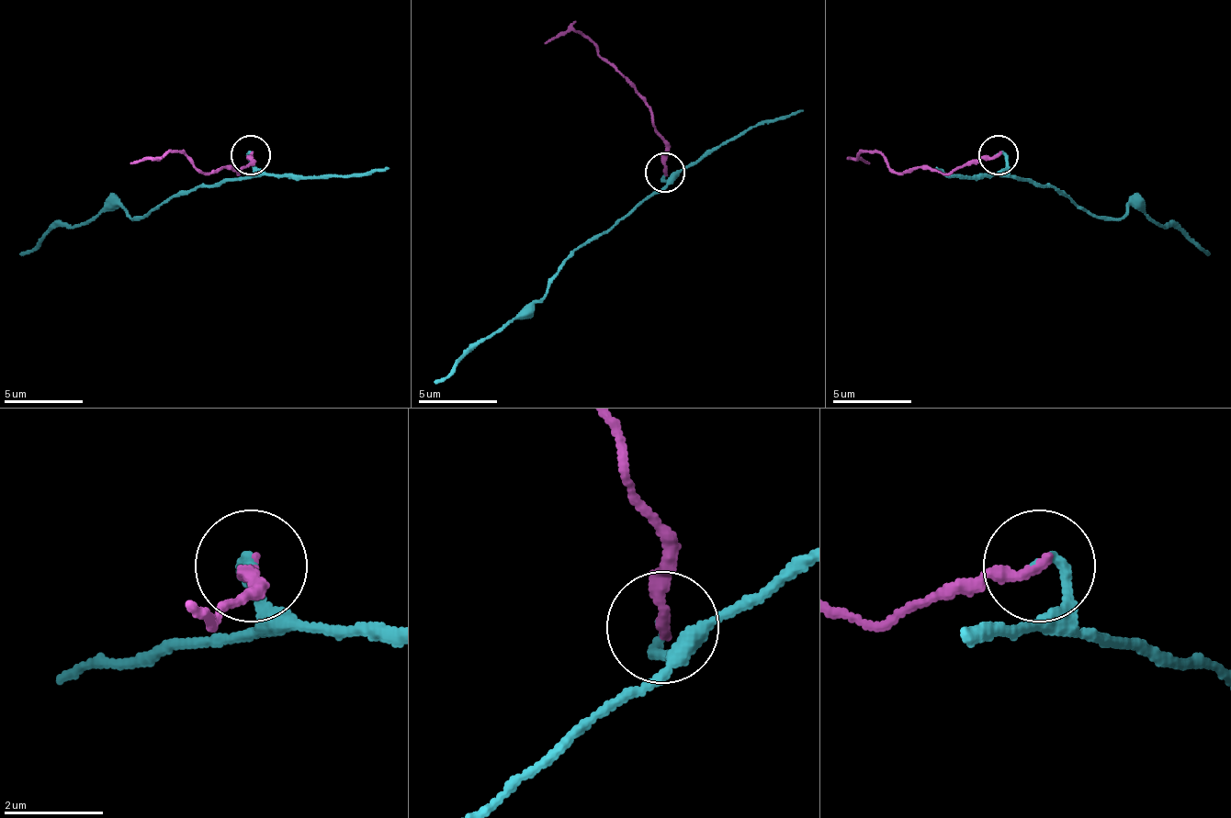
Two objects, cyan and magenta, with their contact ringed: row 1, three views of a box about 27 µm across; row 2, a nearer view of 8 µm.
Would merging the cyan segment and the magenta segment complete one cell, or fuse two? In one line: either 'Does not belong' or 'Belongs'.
Does not belong

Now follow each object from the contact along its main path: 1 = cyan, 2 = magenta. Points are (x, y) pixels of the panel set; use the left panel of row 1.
1: (247, 156), (247, 175), (176, 192), (149, 216), (132, 219), (117, 207), (77, 223), (58, 223), (17, 255)
2: (252, 156), (252, 160), (240, 172), (200, 172), (180, 152), (129, 163)

